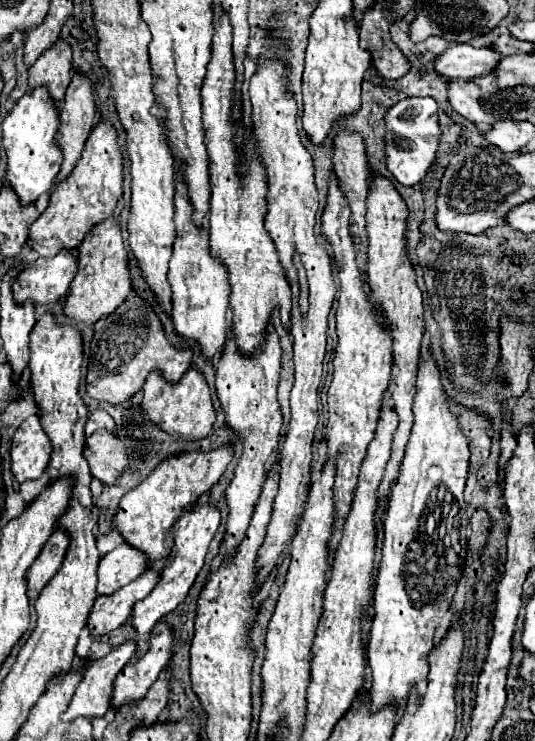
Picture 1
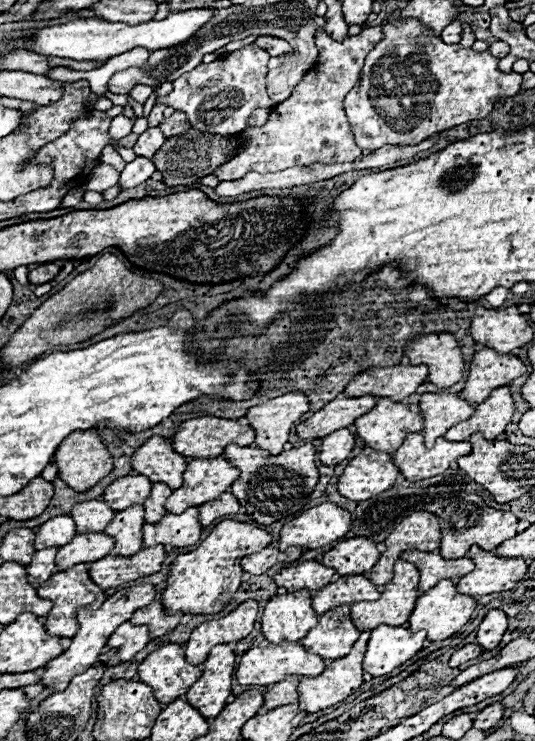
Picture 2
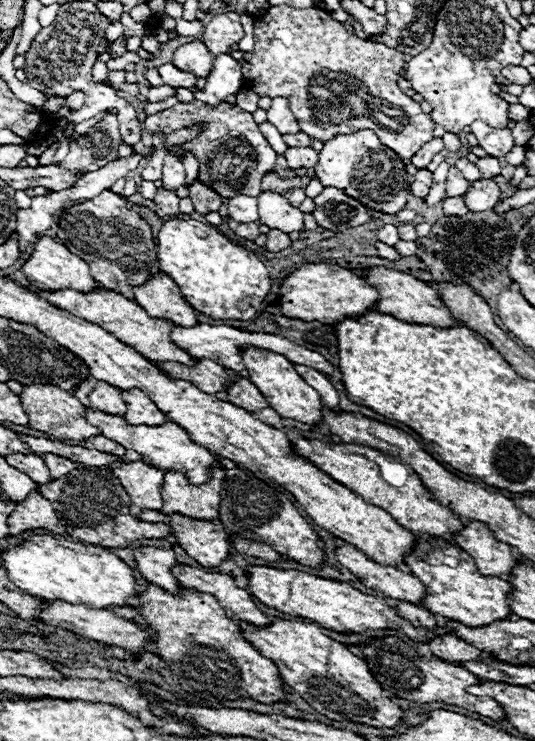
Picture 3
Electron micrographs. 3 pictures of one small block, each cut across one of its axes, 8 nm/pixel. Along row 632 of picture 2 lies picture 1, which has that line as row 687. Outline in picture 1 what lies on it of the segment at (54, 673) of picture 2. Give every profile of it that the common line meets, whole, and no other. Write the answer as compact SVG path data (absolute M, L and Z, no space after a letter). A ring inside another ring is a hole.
M126 642L114 648L108 656L94 660L86 668L76 692L68 704L68 710L62 714L62 720L76 720L80 716L100 718L110 710L112 700L112 682L124 668L124 664L134 656L136 642Z

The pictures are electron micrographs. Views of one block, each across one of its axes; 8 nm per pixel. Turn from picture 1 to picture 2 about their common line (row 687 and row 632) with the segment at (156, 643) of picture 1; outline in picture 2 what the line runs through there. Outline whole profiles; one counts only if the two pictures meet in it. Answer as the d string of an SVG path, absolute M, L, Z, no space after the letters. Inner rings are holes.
M130 622L122 624L108 640L110 648L118 648L118 654L112 656L106 664L116 666L132 660L148 642L150 642L150 630L146 626L136 626Z

